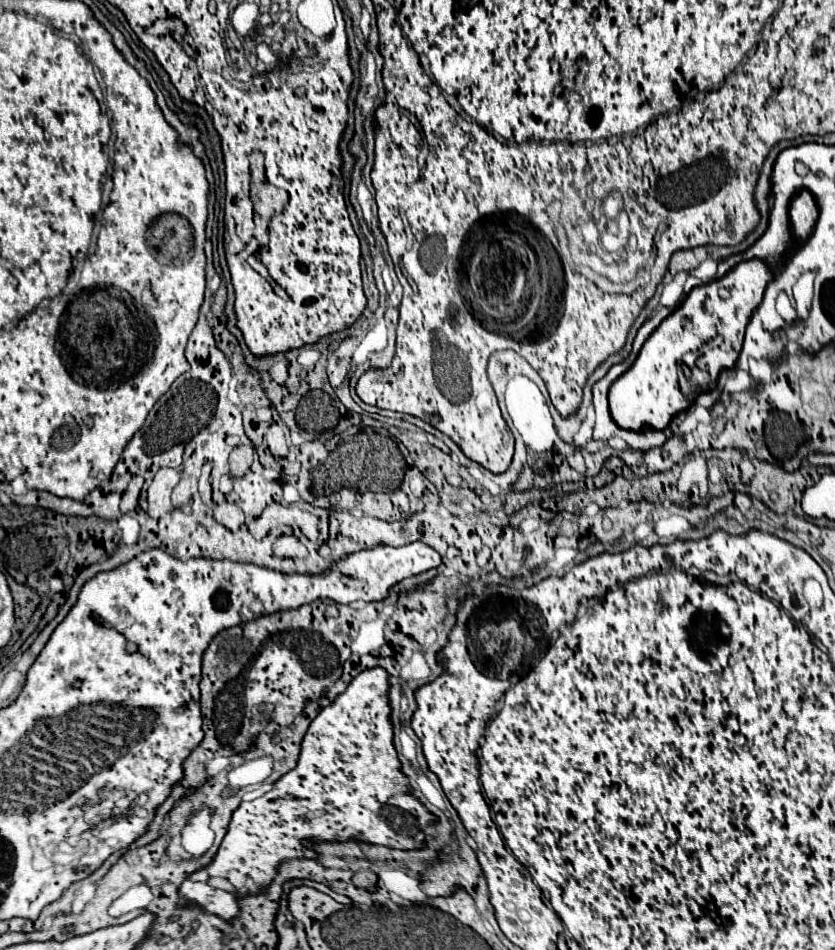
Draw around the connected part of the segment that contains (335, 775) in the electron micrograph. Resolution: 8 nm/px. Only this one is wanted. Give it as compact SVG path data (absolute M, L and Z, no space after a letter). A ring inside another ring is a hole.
M371 668L355 676L347 690L339 694L327 708L321 710L321 714L311 722L303 742L301 742L301 754L297 766L287 772L279 782L275 782L275 788L267 792L265 796L251 800L251 802L241 802L241 806L233 812L233 818L229 822L229 830L219 846L219 852L215 860L191 874L183 886L181 886L181 898L185 902L195 902L199 904L205 912L217 914L225 920L231 920L239 914L239 896L235 894L241 884L251 878L255 884L251 886L249 892L257 892L263 886L271 884L271 880L277 874L277 866L283 858L315 858L317 854L303 848L301 840L309 838L315 842L325 842L325 840L349 840L357 838L363 842L371 844L383 844L391 848L419 848L423 846L425 834L423 826L435 822L435 818L421 806L421 802L409 794L407 778L399 770L399 758L397 750L393 746L393 726L389 722L389 698L387 698L389 682L387 682L387 672L383 668ZM225 880L231 884L231 888L223 890L217 886L211 886L209 882L221 882Z

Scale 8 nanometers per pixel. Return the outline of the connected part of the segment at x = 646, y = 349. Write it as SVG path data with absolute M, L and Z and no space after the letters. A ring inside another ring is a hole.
M749 260L749 262L741 262L737 264L729 274L725 274L719 280L713 280L709 284L697 286L691 290L691 294L681 302L681 306L661 322L661 326L649 336L649 340L643 344L635 364L623 374L619 376L611 390L609 390L609 410L613 420L627 430L641 430L643 426L651 426L657 430L663 430L669 426L671 418L687 408L687 400L681 394L679 388L679 364L683 362L683 356L687 352L697 352L697 366L701 366L703 370L707 370L711 374L713 380L717 380L717 374L725 368L733 368L739 352L741 352L741 344L743 344L743 334L745 334L745 324L749 322L753 310L761 304L763 300L763 292L765 286L769 284L769 280L773 278L771 270L767 268L765 262L761 260ZM721 294L729 294L727 298L721 298Z

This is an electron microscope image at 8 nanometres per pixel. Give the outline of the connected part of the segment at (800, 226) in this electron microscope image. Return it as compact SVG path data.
M801 192L799 196L795 196L793 202L791 202L789 214L791 214L795 236L799 240L805 240L813 232L813 226L815 226L815 220L817 220L817 206L815 206L811 194Z

